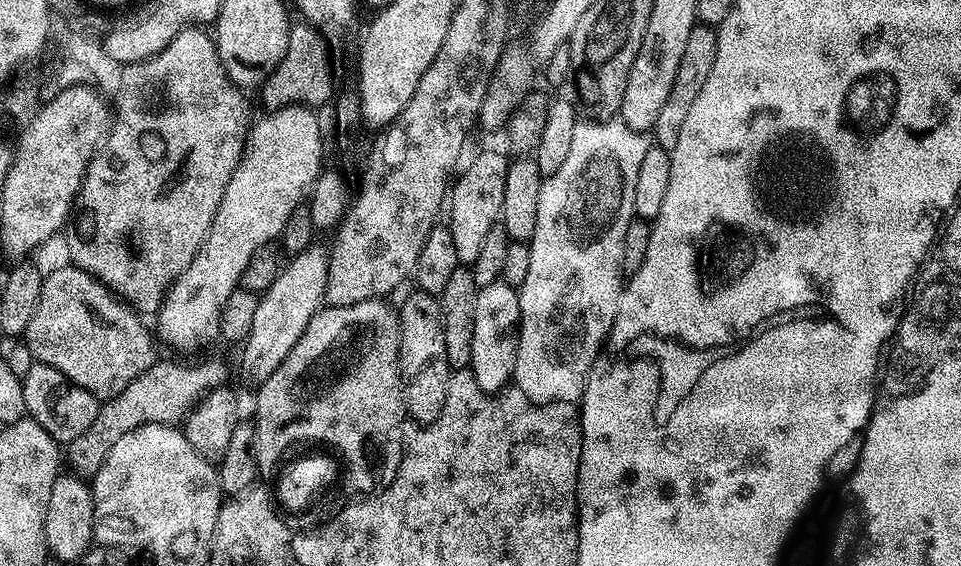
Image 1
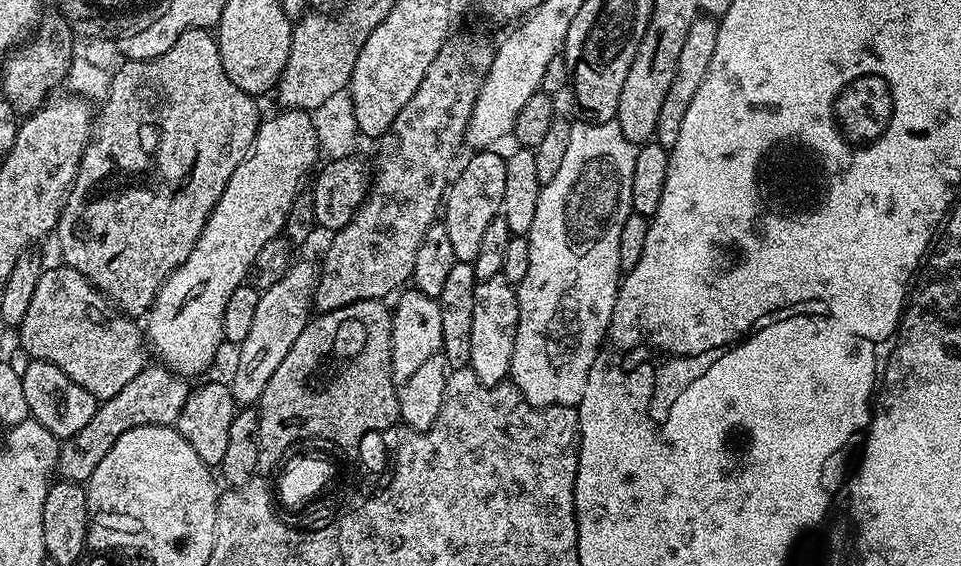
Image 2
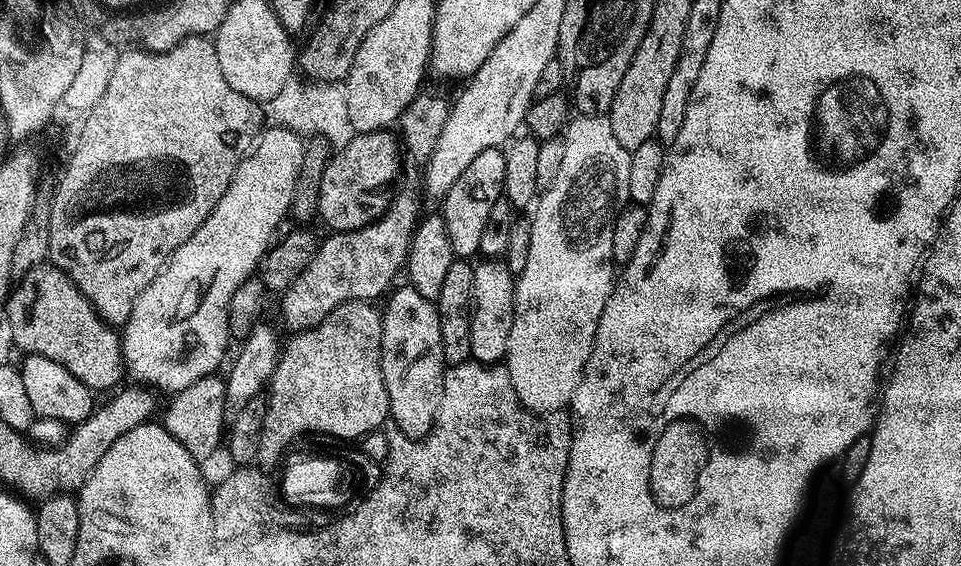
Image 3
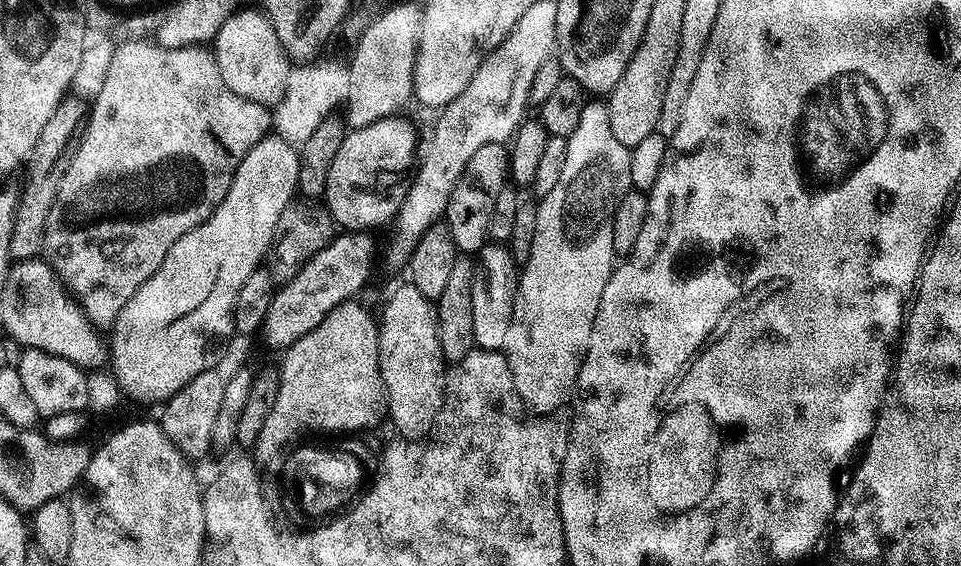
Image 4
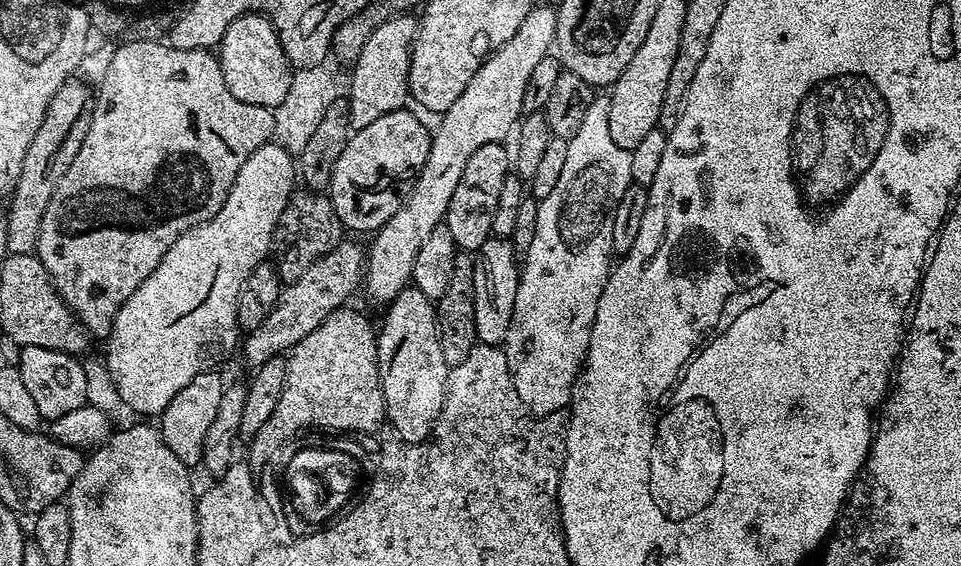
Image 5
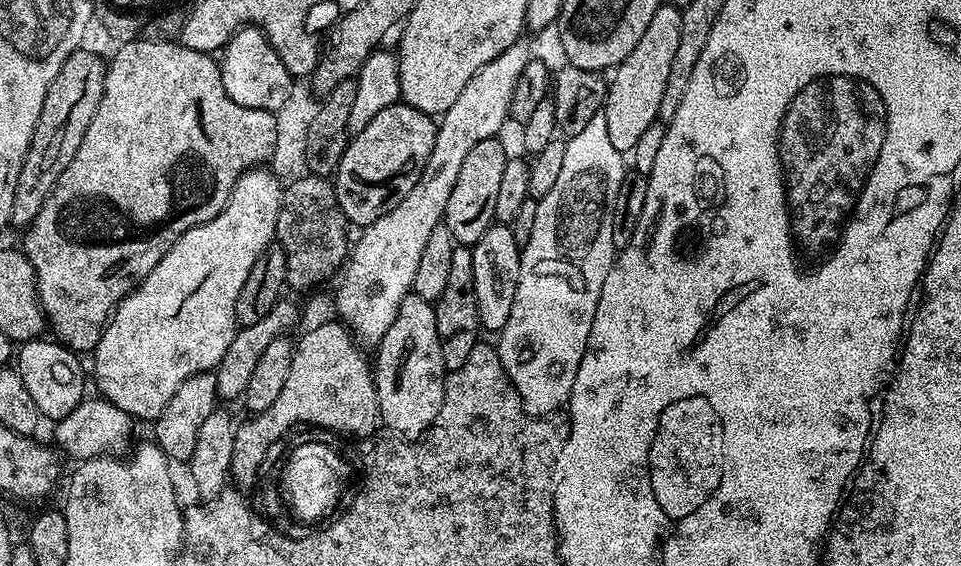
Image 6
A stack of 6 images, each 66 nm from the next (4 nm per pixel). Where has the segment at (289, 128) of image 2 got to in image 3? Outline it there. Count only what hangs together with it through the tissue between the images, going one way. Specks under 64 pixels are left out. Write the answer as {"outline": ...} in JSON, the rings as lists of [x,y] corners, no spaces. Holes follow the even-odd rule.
{"outline":[[[269,127],[238,166],[226,194],[222,194],[218,206],[214,206],[206,222],[202,222],[202,226],[198,226],[198,230],[194,230],[194,234],[190,234],[190,238],[186,238],[186,242],[174,250],[154,282],[142,290],[130,318],[122,325],[124,366],[127,375],[136,379],[133,381],[153,386],[161,393],[175,394],[186,390],[190,382],[198,382],[198,378],[206,378],[221,371],[220,363],[230,345],[230,298],[234,298],[234,290],[238,290],[242,282],[253,279],[260,260],[277,235],[276,227],[283,222],[284,216],[286,220],[289,215],[294,198],[294,182],[298,182],[298,170],[302,170],[306,147],[305,141],[300,140],[303,139],[299,132],[283,127]]]}

